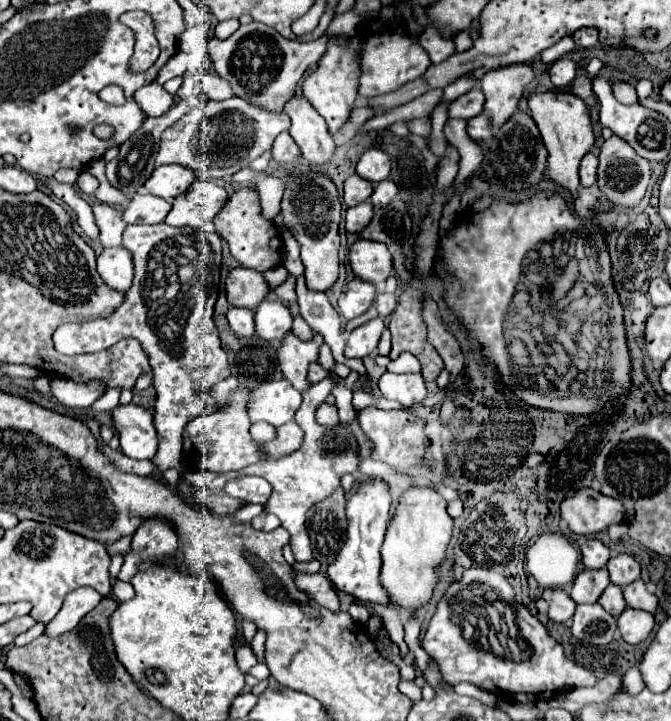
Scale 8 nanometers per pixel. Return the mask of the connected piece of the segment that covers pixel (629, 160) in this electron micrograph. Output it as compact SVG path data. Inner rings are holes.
M612 136L602 144L600 156L598 156L600 164L598 164L598 176L596 176L596 186L602 188L602 194L620 208L632 208L636 204L640 204L640 200L646 194L648 182L650 182L650 164L640 158L634 148L630 144L626 144L622 138Z

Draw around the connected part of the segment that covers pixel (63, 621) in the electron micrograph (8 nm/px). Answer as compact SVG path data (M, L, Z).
M78 588L74 592L70 592L64 600L62 610L54 616L54 620L48 622L44 636L62 636L70 630L74 630L78 626L78 622L94 608L98 606L98 602L102 600L102 596L98 592L94 592L92 588Z

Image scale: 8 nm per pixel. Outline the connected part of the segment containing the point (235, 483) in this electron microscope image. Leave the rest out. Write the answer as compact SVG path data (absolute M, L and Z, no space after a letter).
M244 476L244 478L236 478L236 480L228 480L224 490L226 496L230 498L238 498L242 502L258 502L258 504L266 504L266 500L270 498L270 484L264 478L254 478L254 476Z

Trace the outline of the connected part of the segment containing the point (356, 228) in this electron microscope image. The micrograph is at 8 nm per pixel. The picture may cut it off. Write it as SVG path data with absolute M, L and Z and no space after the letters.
M366 200L366 204L358 204L354 208L348 208L346 210L346 230L348 232L360 232L362 228L366 228L372 220L372 204Z

